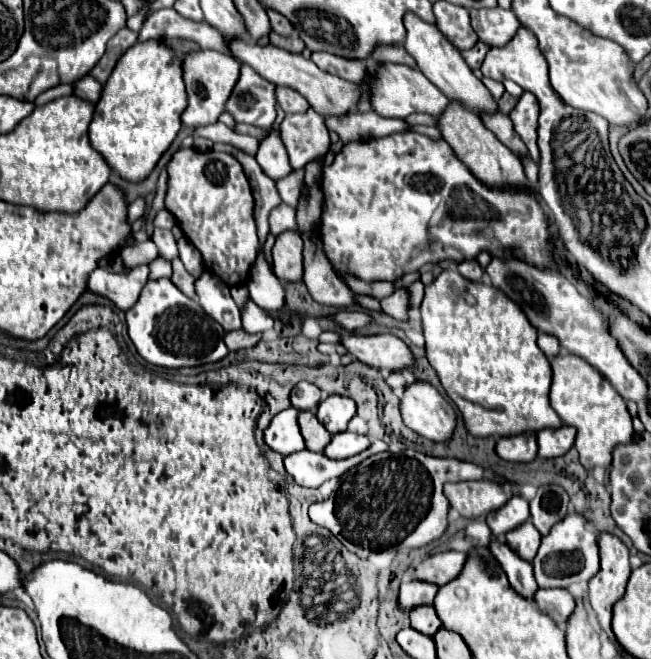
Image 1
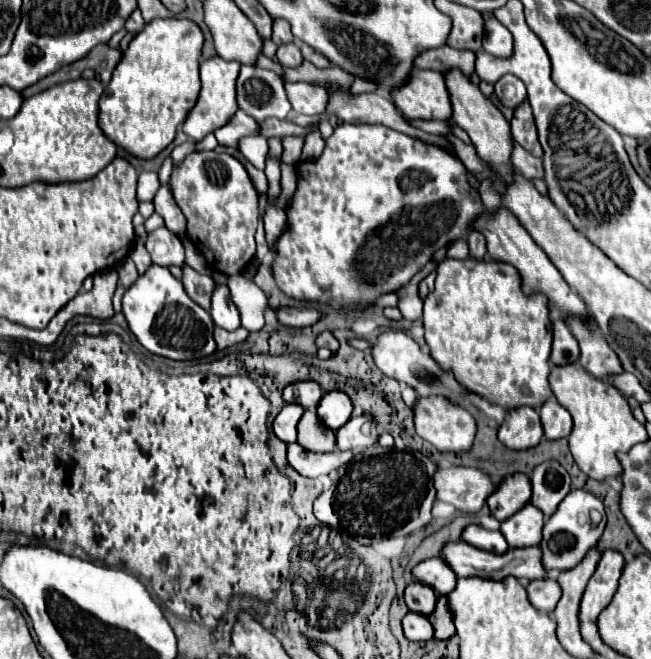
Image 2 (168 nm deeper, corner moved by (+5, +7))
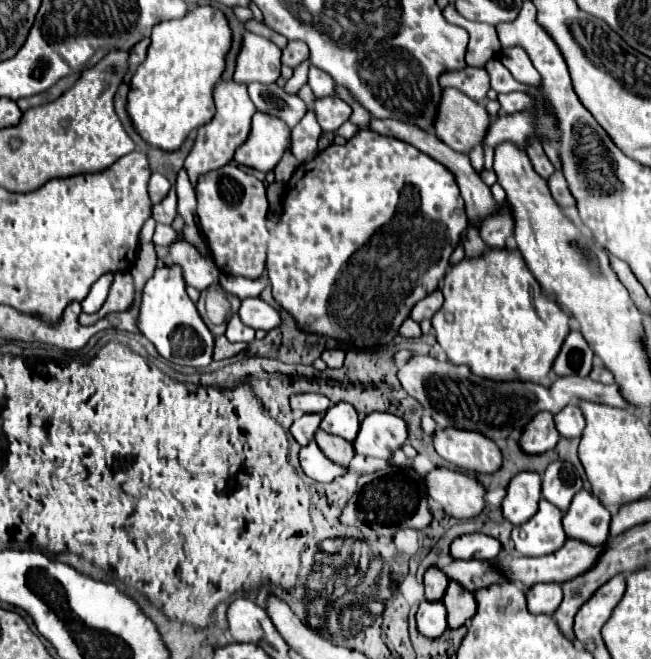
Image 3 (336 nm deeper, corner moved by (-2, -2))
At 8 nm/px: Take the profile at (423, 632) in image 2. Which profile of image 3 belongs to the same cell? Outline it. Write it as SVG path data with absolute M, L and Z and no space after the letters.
M424 600L418 608L418 614L416 614L416 622L418 622L418 630L428 636L428 638L436 638L440 636L446 628L448 628L448 622L446 622L446 606L442 600L438 602L428 602Z

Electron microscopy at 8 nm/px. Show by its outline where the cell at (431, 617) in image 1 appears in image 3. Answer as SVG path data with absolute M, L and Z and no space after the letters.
M432 566L424 574L424 588L426 588L424 590L426 592L426 600L442 600L444 592L448 588L448 576L440 568Z

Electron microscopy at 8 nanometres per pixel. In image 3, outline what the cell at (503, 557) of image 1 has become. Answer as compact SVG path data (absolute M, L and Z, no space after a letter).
M464 534L456 538L450 546L450 556L454 560L496 560L502 544L486 534Z

